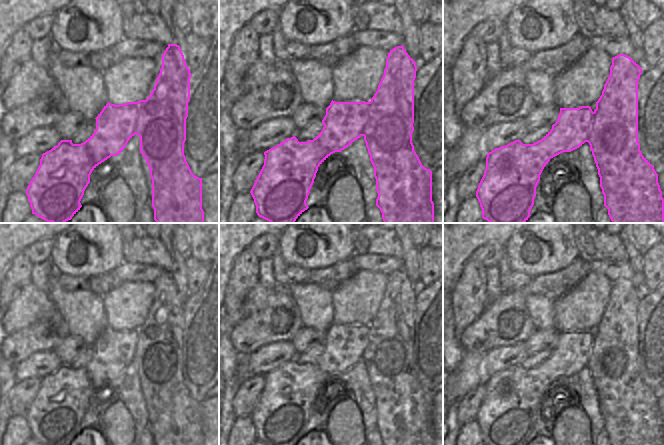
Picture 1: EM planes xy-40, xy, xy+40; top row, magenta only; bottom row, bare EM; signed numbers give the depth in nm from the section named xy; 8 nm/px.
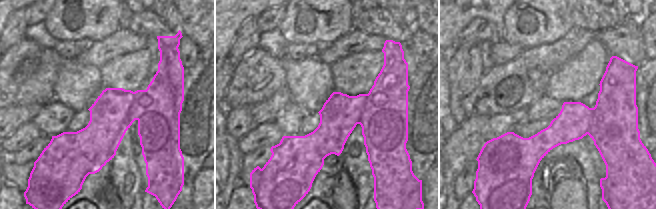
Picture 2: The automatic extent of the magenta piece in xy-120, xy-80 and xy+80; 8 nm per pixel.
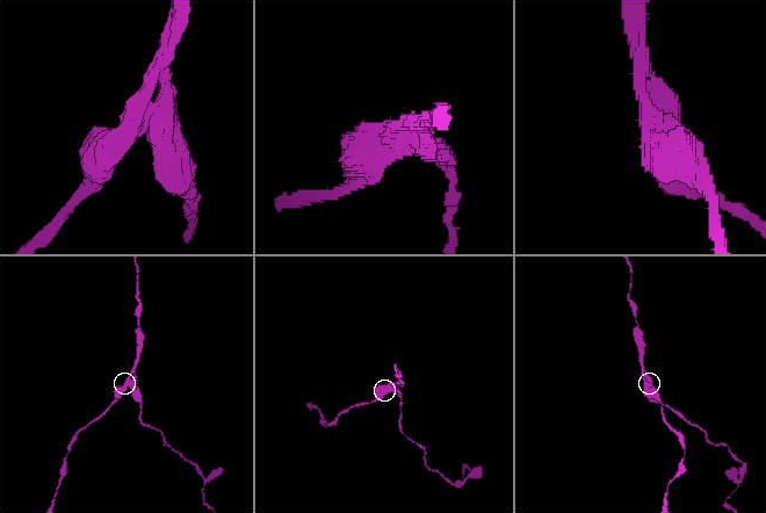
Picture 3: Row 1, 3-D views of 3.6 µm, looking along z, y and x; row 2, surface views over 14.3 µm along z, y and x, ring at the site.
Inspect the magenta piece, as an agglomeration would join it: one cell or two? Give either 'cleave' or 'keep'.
cleave

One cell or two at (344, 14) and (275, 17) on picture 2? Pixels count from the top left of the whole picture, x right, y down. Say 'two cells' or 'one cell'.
two cells

